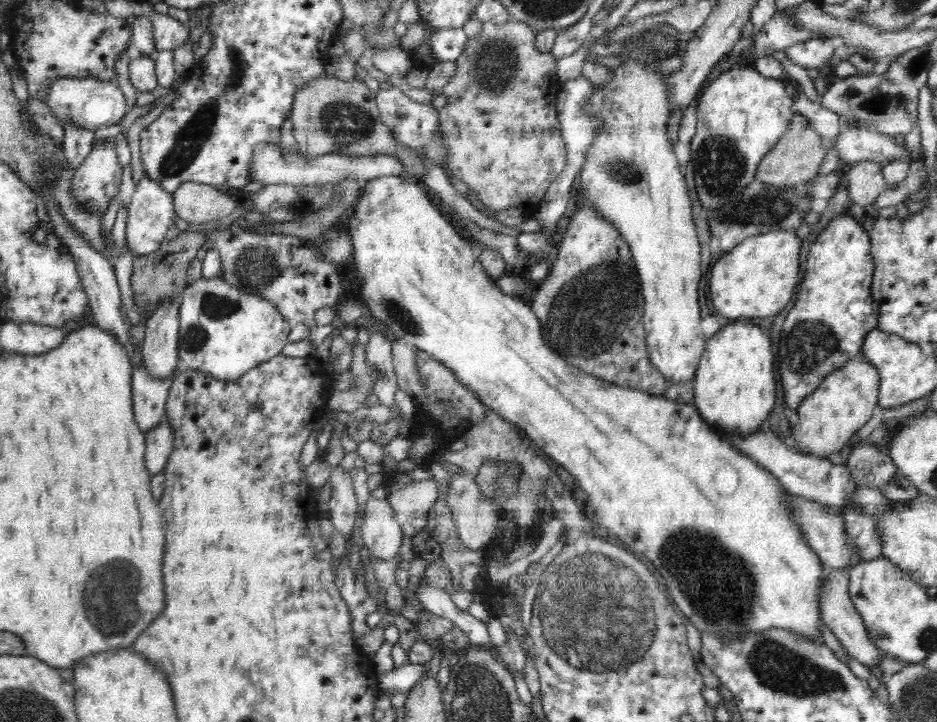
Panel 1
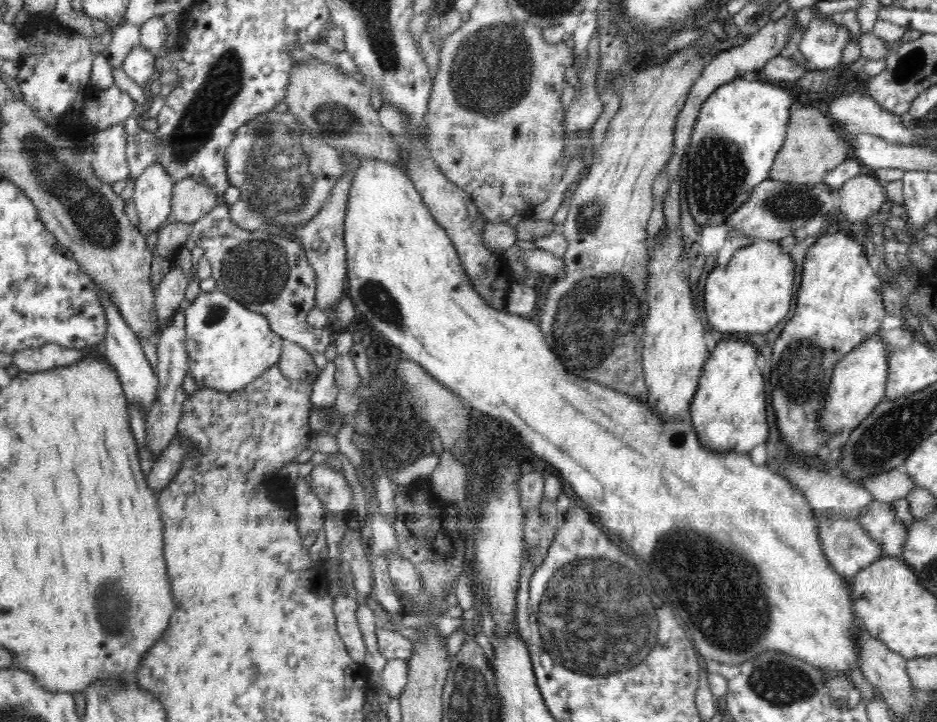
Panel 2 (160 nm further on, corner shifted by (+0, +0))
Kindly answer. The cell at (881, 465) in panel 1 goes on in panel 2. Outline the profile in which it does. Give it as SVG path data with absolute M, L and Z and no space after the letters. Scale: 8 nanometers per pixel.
M902 466L890 470L890 472L882 472L882 474L866 478L864 487L872 493L875 500L892 503L906 499L906 496L918 486Z

